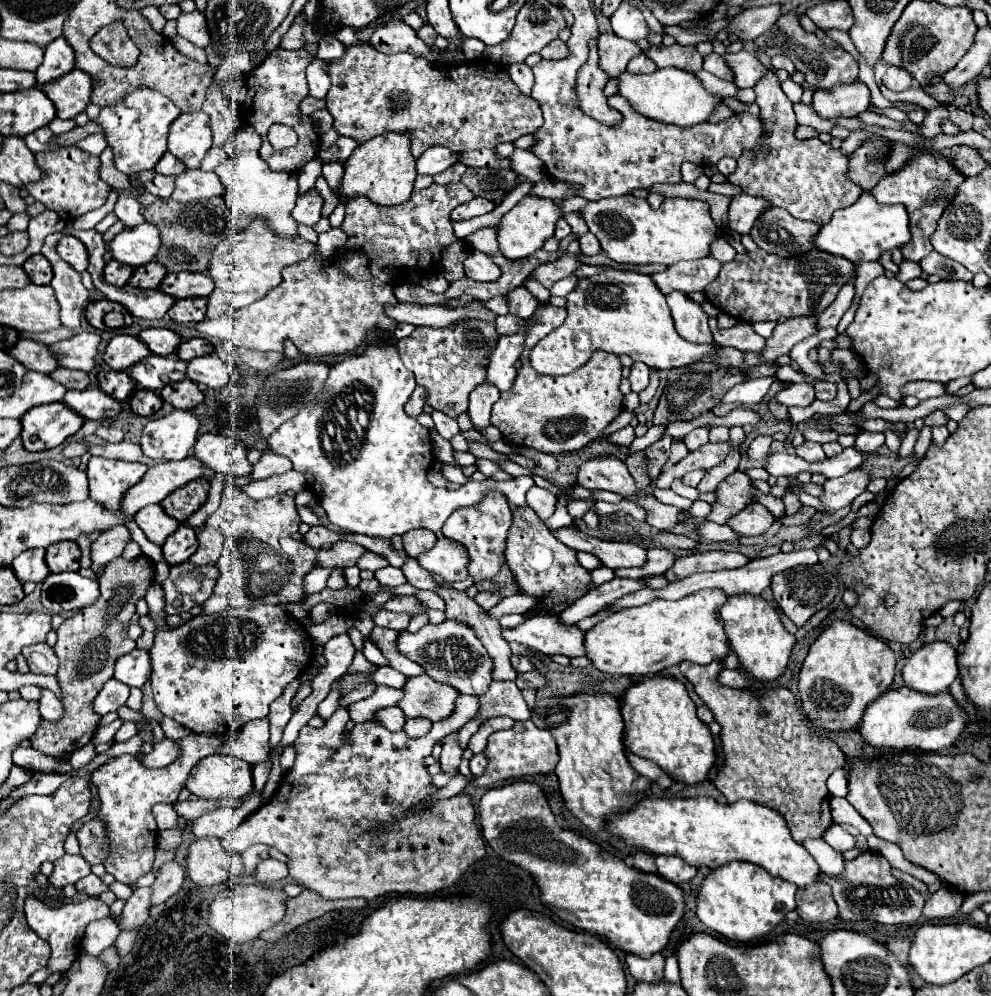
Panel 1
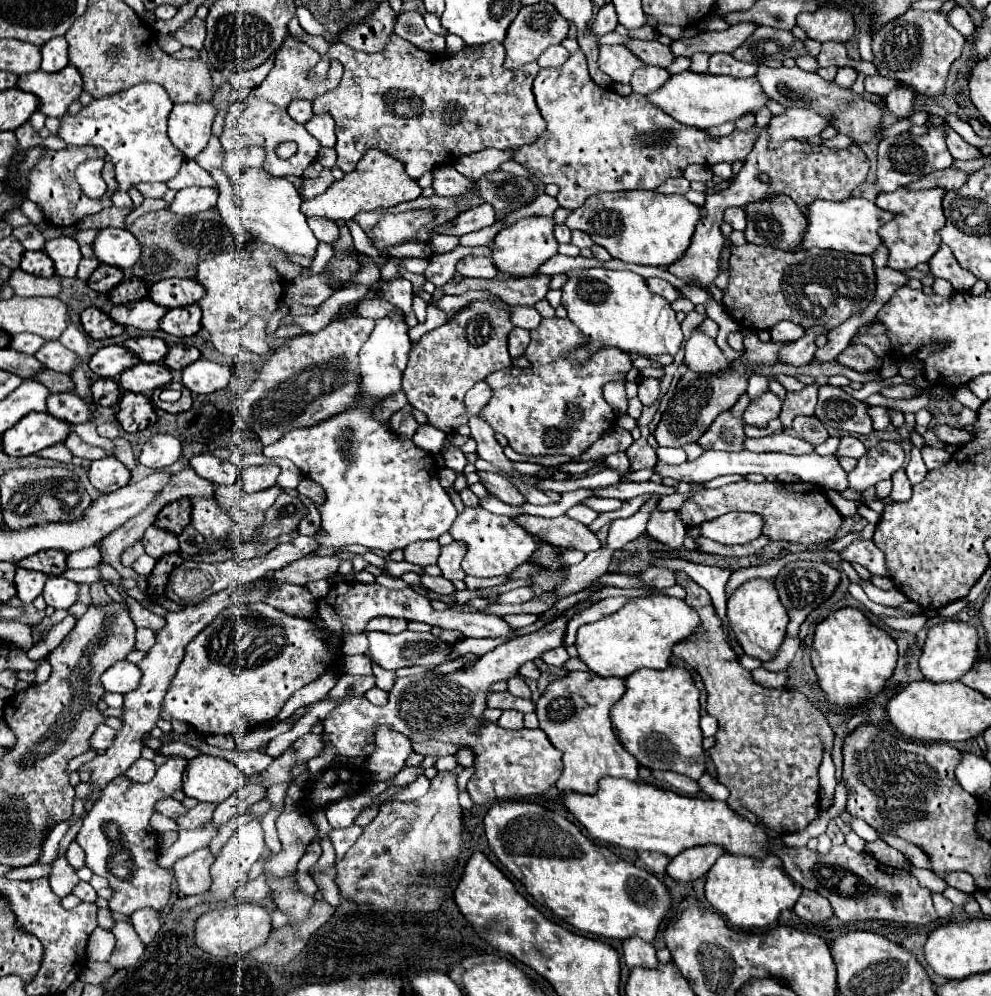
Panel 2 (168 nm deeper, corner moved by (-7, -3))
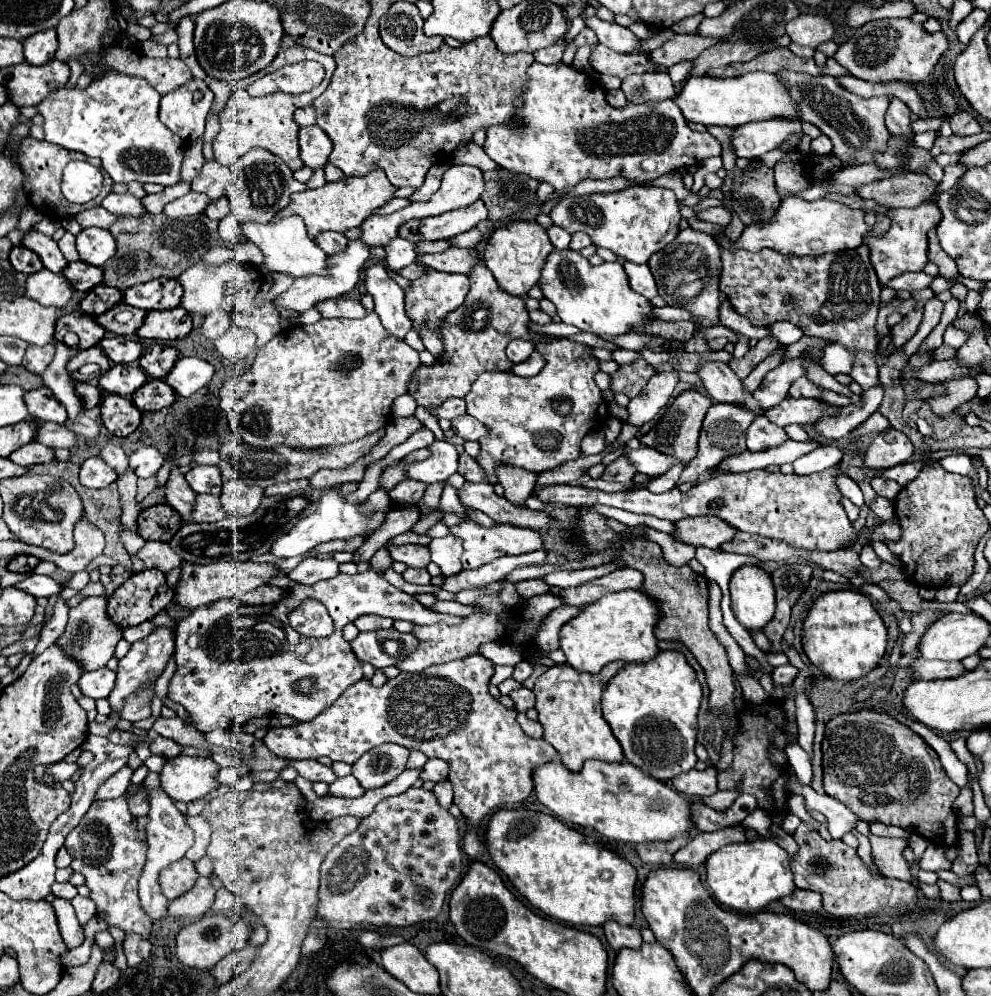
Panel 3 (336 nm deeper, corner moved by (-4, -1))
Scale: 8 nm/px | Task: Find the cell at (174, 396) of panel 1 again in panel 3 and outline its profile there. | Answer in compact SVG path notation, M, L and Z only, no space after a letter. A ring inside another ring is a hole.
M148 379L148 383L136 389L130 397L130 401L140 411L160 411L164 407L170 407L174 399L174 391L162 379Z

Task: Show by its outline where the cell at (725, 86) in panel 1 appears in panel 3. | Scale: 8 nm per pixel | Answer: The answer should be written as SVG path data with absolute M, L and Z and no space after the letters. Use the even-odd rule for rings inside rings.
M600 43L590 53L590 65L598 73L616 75L620 79L628 77L630 73L644 73L644 71L652 69L652 63L648 63L646 55L616 53L616 51L600 45Z

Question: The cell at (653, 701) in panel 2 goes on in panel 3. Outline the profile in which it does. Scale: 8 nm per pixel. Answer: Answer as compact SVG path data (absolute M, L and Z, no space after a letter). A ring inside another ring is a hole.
M658 651L652 663L626 663L606 685L602 713L622 745L626 761L658 781L670 781L694 769L698 709L702 687L680 651Z

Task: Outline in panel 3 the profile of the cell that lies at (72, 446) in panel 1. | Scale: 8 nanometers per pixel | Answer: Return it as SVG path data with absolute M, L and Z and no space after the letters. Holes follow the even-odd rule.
M32 441L32 443L26 443L26 445L18 447L16 451L12 451L8 459L16 461L22 467L32 467L32 465L40 465L40 463L52 463L54 451L46 445Z

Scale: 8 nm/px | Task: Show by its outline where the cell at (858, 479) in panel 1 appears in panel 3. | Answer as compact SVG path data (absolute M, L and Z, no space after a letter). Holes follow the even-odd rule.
M886 429L878 433L864 455L864 467L868 469L890 469L908 461L914 453L914 445L908 435L896 429Z

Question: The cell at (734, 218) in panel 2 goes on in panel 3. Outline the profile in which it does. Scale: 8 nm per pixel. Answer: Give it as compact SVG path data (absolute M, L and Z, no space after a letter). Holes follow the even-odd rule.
M710 207L710 209L702 209L702 211L694 211L694 213L700 221L710 221L720 227L726 227L730 223L730 213L724 207Z

